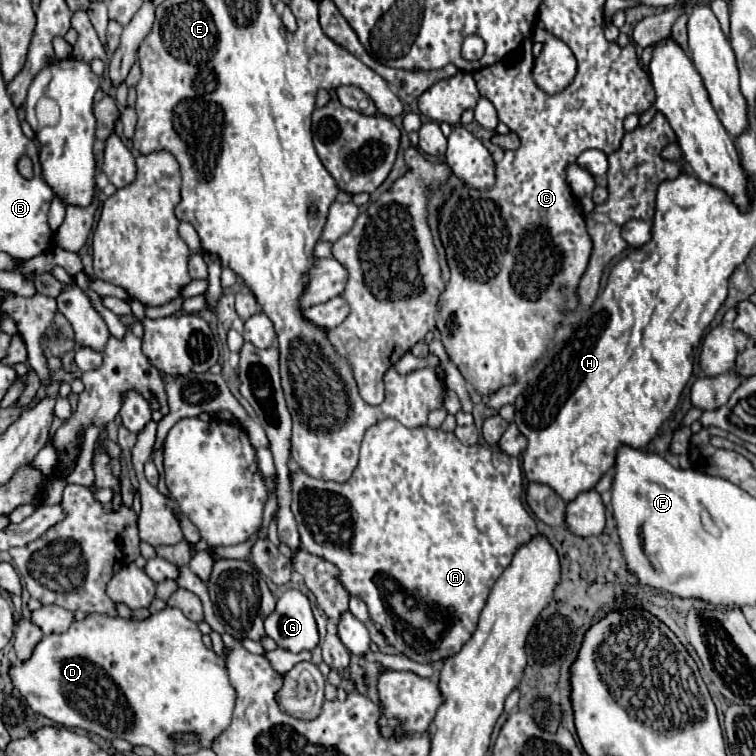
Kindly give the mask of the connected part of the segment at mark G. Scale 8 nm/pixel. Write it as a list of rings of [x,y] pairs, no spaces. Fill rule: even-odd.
[[[297,589],[285,591],[275,611],[265,617],[265,633],[291,653],[311,651],[319,643],[319,635],[309,599]]]

